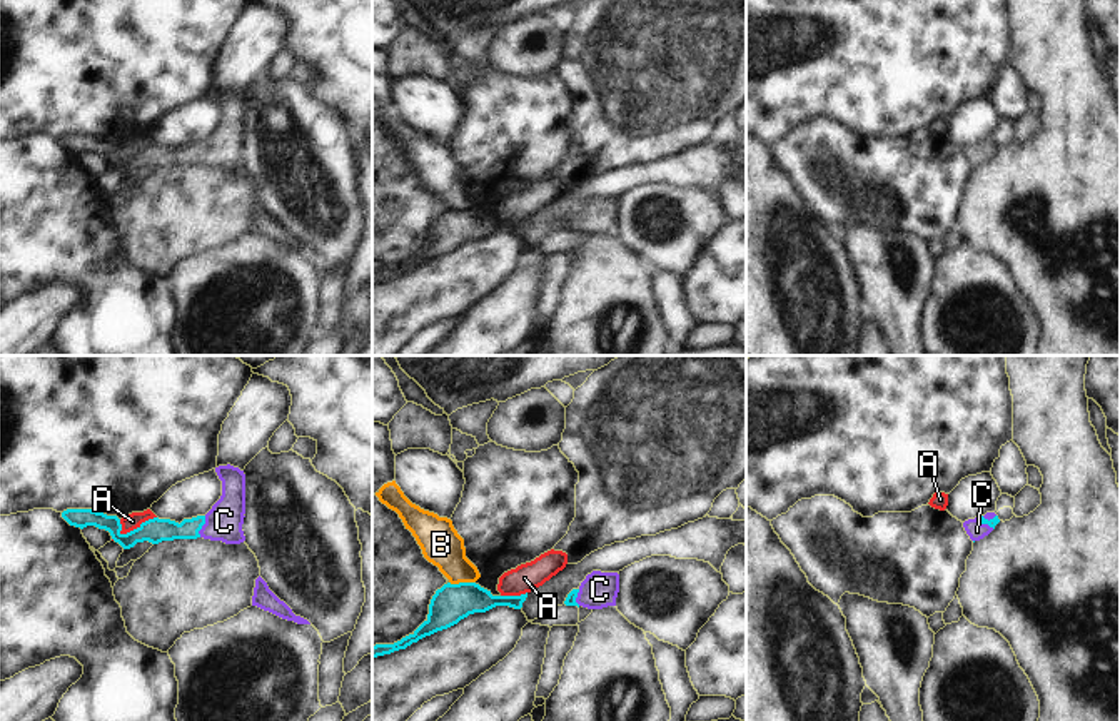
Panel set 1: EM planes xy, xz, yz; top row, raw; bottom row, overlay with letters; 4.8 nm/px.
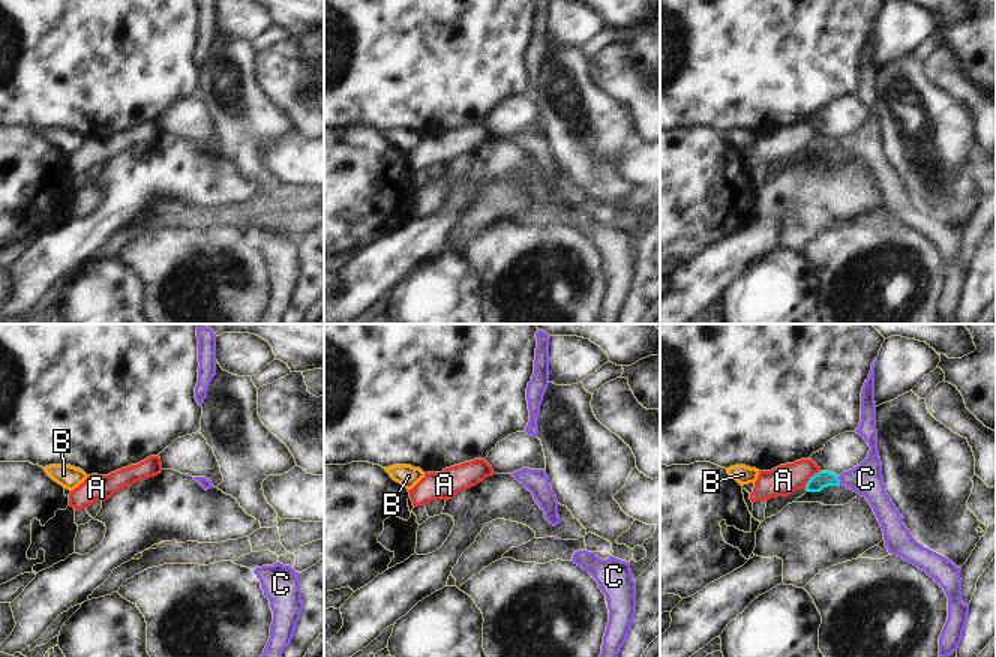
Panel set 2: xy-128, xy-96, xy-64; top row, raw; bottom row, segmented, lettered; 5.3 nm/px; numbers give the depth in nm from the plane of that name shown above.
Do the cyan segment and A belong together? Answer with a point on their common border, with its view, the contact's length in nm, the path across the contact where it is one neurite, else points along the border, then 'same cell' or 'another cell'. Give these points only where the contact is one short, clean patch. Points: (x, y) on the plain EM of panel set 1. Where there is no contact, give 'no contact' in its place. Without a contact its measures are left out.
contact xy (137, 154); length 200 nm; border xy (156, 142), (126, 159), (119, 159); another cell

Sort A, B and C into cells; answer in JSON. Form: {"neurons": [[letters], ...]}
{"neurons": [["A"], ["B"], ["C"]]}

